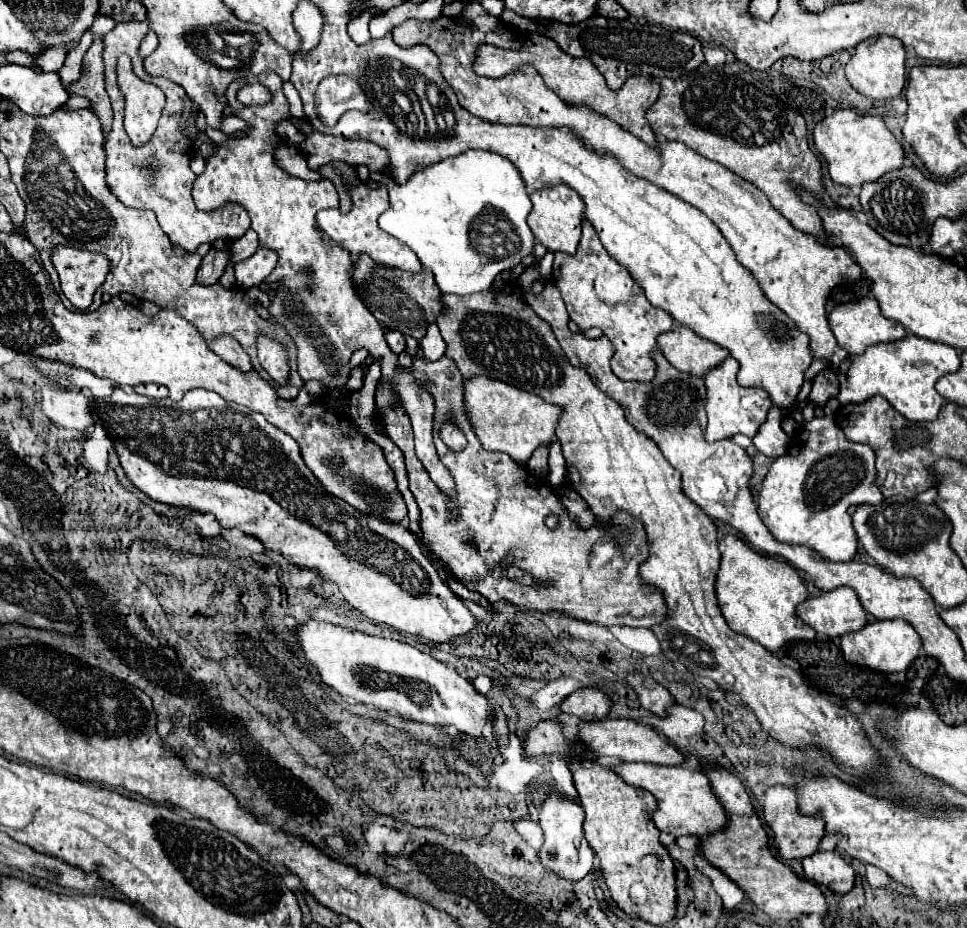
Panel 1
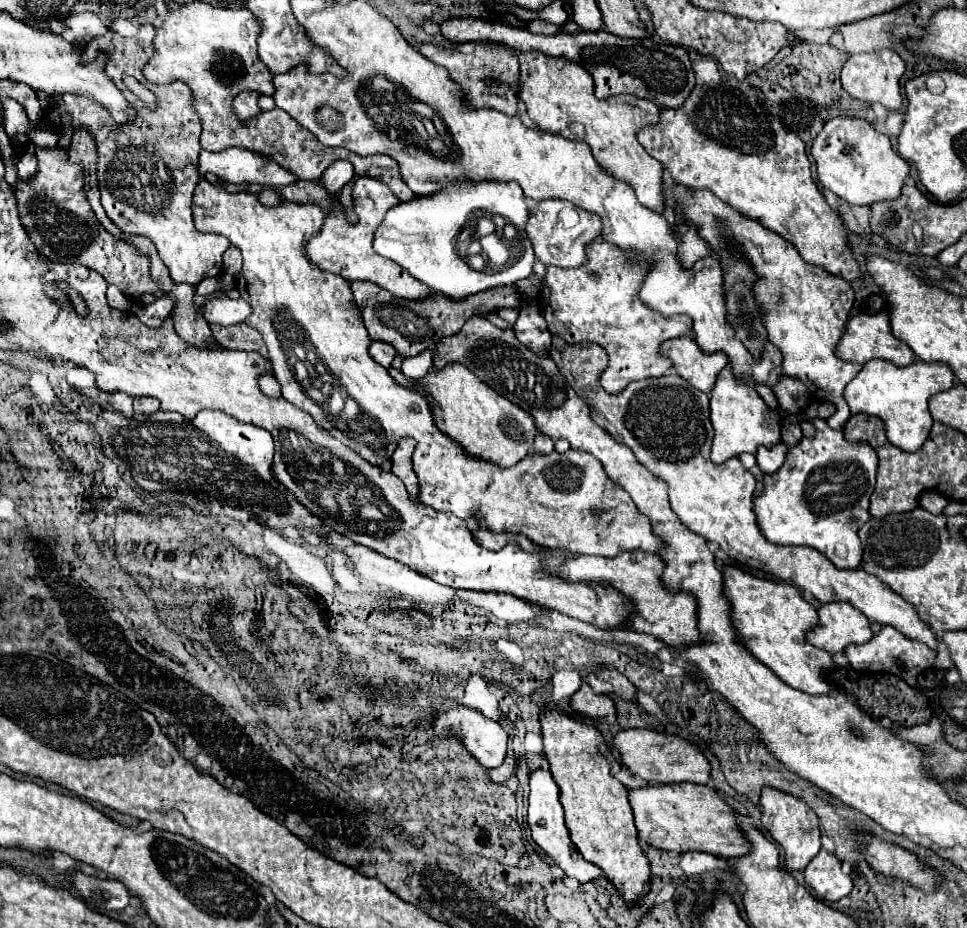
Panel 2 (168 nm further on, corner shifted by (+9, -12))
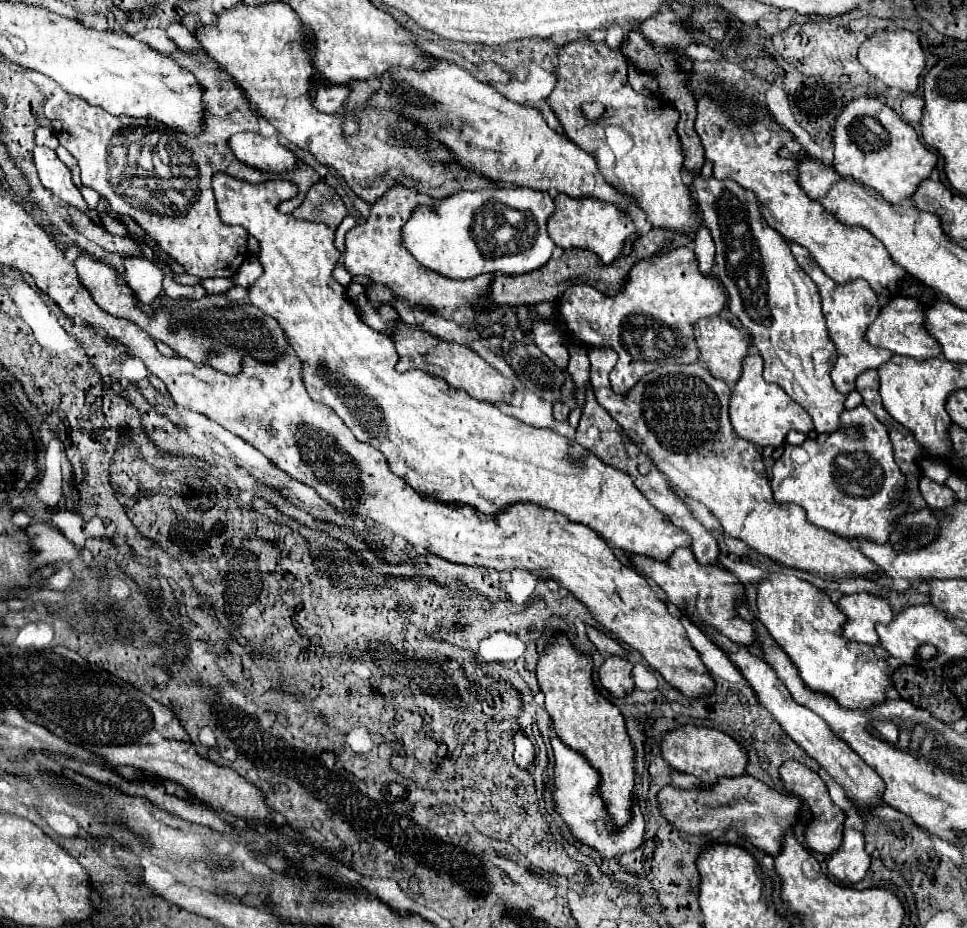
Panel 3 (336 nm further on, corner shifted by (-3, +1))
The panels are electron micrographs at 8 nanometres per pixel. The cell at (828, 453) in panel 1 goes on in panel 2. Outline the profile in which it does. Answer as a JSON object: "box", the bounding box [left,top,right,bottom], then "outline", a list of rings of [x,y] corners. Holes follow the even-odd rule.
{"box":[753,420,877,570],"outline":[[[809,420],[815,426],[815,436],[803,436],[801,442],[789,448],[783,466],[775,474],[765,474],[765,486],[759,496],[753,500],[753,512],[761,534],[777,546],[809,546],[829,558],[835,568],[851,570],[861,562],[861,542],[857,530],[865,520],[869,520],[869,498],[875,488],[875,470],[877,454],[867,444],[849,444],[843,438],[841,430],[831,430],[825,420]]]}

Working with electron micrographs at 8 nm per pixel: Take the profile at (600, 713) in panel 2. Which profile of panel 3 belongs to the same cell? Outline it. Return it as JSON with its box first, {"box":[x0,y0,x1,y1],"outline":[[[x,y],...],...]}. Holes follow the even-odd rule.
{"box":[599,655,635,697],"outline":[[[615,655],[607,657],[599,669],[599,681],[611,695],[625,697],[635,689],[631,669],[633,669],[633,663],[629,659],[615,657]]]}

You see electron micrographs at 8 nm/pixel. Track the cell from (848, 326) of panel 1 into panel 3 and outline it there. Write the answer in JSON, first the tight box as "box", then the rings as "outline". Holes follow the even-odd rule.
{"box":[865,297,941,359],"outline":[[[895,297],[893,301],[889,301],[879,317],[873,321],[873,325],[869,327],[869,331],[865,333],[865,339],[873,345],[873,347],[881,347],[881,349],[889,349],[897,355],[903,357],[913,357],[913,359],[933,359],[941,355],[941,347],[937,343],[937,339],[933,339],[925,327],[925,313],[923,307],[917,299],[913,297]]]}

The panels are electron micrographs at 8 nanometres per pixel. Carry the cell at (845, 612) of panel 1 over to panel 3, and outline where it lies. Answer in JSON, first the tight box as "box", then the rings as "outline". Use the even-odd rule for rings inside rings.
{"box":[837,593,893,645],"outline":[[[855,593],[843,595],[837,607],[847,615],[847,623],[843,627],[843,635],[851,641],[877,645],[879,635],[875,631],[877,623],[891,623],[893,611],[889,603],[871,593]]]}

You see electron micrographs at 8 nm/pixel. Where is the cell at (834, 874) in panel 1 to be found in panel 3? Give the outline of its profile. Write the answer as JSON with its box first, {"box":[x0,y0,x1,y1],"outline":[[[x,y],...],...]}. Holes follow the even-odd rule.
{"box":[827,829,871,885],"outline":[[[845,829],[843,843],[837,853],[831,855],[827,867],[829,873],[845,885],[859,883],[869,871],[871,855],[865,851],[865,837],[861,831]]]}

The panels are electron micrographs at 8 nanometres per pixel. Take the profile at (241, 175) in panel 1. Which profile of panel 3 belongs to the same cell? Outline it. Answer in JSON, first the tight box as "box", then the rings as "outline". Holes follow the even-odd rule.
{"box":[213,173,691,561],"outline":[[[217,173],[213,177],[213,189],[221,221],[227,225],[241,225],[259,239],[259,261],[265,273],[249,289],[249,301],[267,315],[273,315],[289,335],[289,343],[293,343],[293,351],[301,357],[305,367],[303,381],[309,397],[331,407],[357,441],[379,449],[385,455],[391,473],[407,481],[417,493],[441,501],[469,503],[491,515],[517,501],[529,501],[591,527],[599,537],[627,553],[659,561],[667,561],[677,547],[691,547],[689,533],[675,527],[661,511],[657,511],[633,485],[629,475],[601,463],[601,459],[591,451],[585,451],[577,441],[505,415],[495,405],[477,401],[427,371],[409,369],[407,373],[397,373],[395,365],[399,357],[389,335],[367,327],[359,317],[357,307],[343,295],[345,287],[333,279],[333,269],[341,259],[341,253],[333,245],[335,233],[329,231],[325,223],[305,223],[303,219],[293,219],[291,215],[281,215],[277,211],[281,201],[297,195],[297,187],[291,181],[267,179],[253,185]]]}

